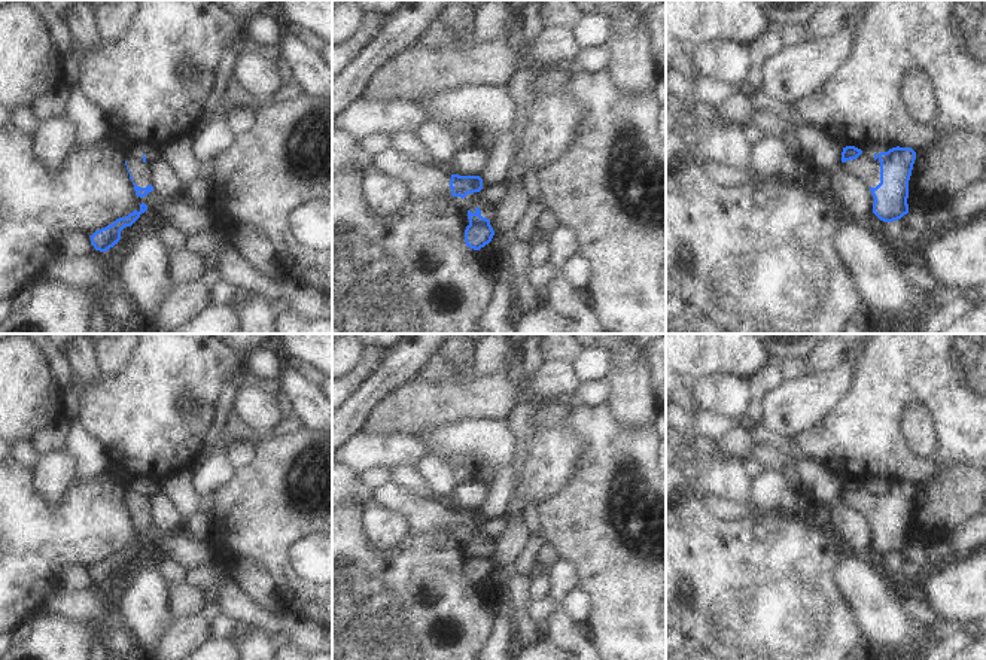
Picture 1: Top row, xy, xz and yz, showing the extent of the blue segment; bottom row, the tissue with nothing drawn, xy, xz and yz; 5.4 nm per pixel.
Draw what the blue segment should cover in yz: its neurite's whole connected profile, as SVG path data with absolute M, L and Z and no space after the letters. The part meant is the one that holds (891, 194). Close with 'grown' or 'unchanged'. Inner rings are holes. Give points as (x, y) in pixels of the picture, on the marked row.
M846 146L842 152L842 165L870 186L873 213L883 222L898 220L909 213L909 180L915 159L912 147L900 146L880 153Z; grown

